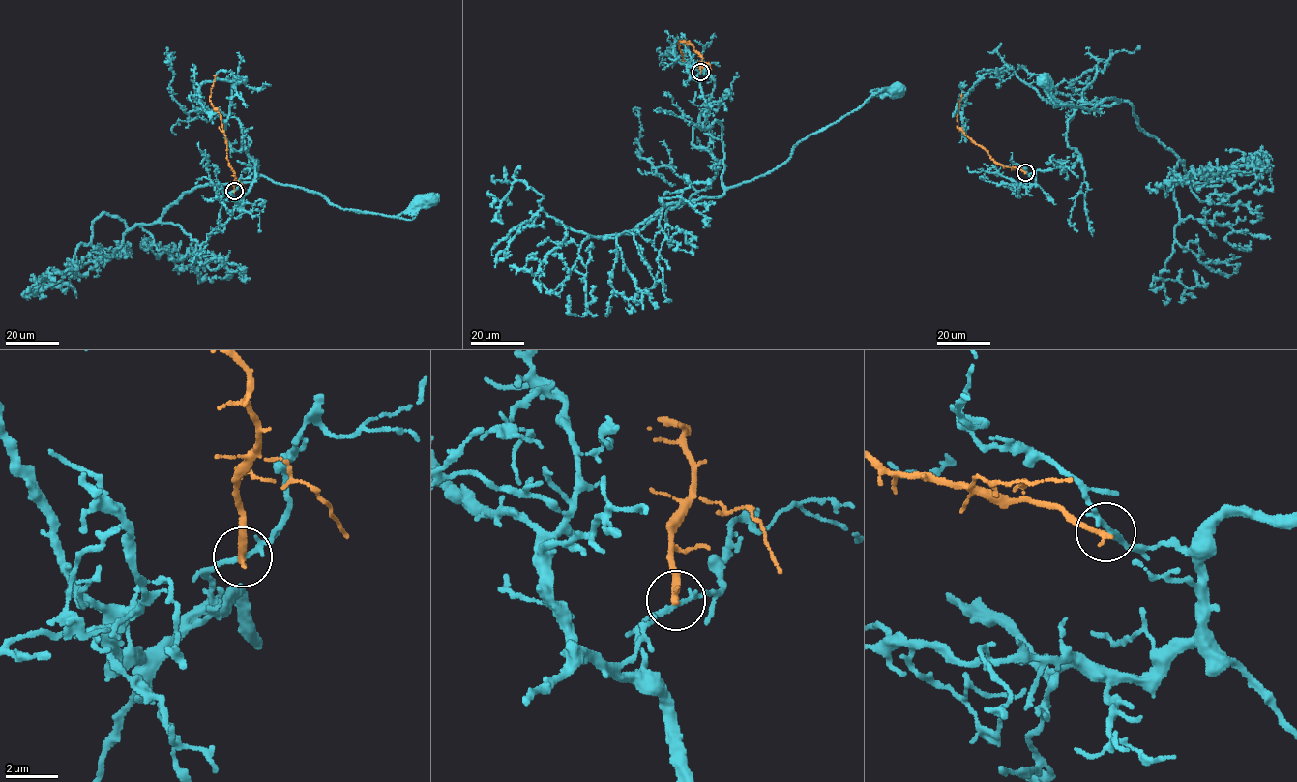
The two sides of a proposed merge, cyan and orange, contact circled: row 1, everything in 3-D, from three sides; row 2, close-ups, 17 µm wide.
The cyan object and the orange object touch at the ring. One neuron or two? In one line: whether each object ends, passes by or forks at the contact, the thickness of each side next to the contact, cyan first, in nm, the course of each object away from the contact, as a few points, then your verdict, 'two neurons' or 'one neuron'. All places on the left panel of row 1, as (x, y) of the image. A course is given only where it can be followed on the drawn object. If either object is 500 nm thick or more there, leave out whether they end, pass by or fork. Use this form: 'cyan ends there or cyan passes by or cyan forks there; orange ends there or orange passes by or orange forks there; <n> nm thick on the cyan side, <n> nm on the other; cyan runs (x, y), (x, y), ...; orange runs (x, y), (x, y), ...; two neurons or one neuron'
cyan passes by; orange ends there; 190 nm thick on the cyan side, 240 nm on the other; cyan runs (233, 191), (229, 193), (239, 210), (257, 161), (255, 174), (316, 193), (343, 208), (410, 220), (429, 198); orange runs (233, 191), (235, 172), (226, 157), (226, 139), (221, 119), (210, 99), (217, 75); two neurons

